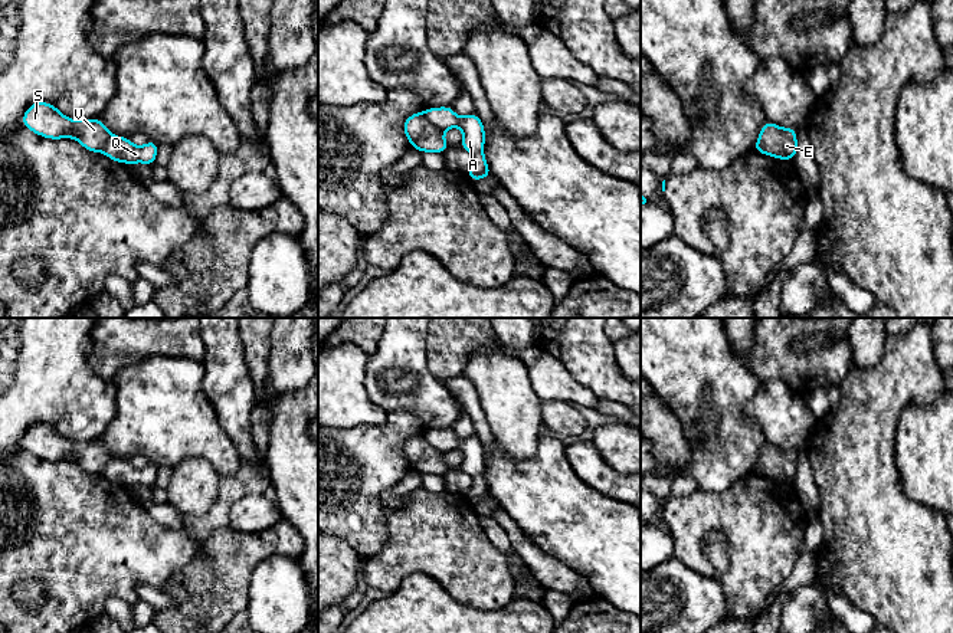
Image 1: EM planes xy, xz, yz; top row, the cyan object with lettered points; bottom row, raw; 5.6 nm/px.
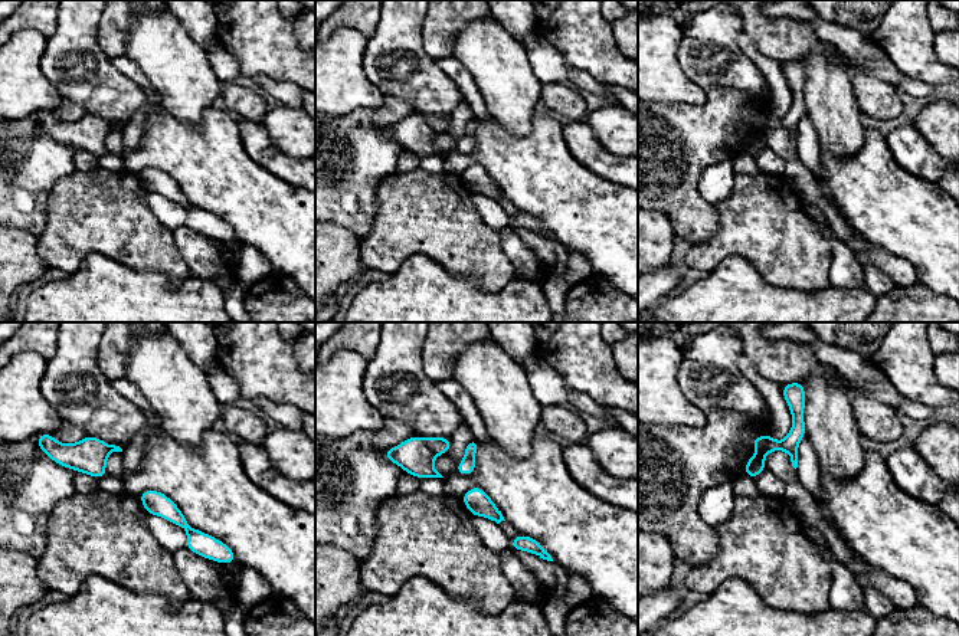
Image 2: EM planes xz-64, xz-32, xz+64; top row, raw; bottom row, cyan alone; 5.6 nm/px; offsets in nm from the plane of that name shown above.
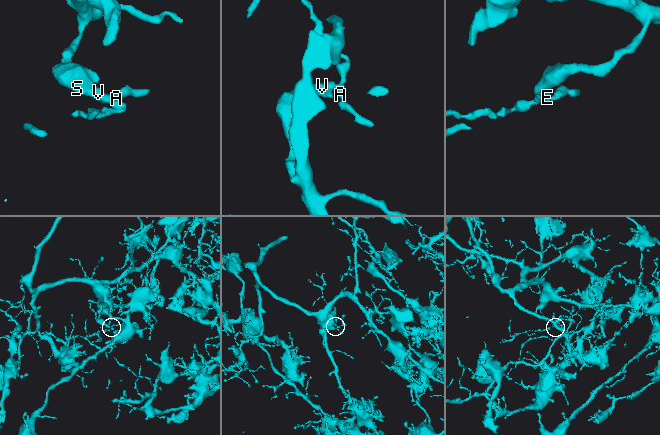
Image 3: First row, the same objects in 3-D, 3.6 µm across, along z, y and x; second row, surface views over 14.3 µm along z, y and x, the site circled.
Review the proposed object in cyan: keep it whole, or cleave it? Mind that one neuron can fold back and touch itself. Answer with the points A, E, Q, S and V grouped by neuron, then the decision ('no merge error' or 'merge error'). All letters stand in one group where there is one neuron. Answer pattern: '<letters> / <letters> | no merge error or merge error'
A Q / E S V | merge error

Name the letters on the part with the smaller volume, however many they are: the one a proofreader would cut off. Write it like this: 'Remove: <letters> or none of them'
Remove: A, Q

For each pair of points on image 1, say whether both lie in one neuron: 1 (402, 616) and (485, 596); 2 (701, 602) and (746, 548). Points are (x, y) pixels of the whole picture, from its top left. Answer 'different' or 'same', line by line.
1: different
2: different

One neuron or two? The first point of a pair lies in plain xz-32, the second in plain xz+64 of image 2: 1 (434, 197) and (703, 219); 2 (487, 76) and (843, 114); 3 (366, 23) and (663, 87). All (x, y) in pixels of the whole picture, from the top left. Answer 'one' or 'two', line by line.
1: two
2: one
3: two

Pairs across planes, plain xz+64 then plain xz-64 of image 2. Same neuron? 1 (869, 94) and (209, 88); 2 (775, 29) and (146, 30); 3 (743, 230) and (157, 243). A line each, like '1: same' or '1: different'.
1: different
2: different
3: same

